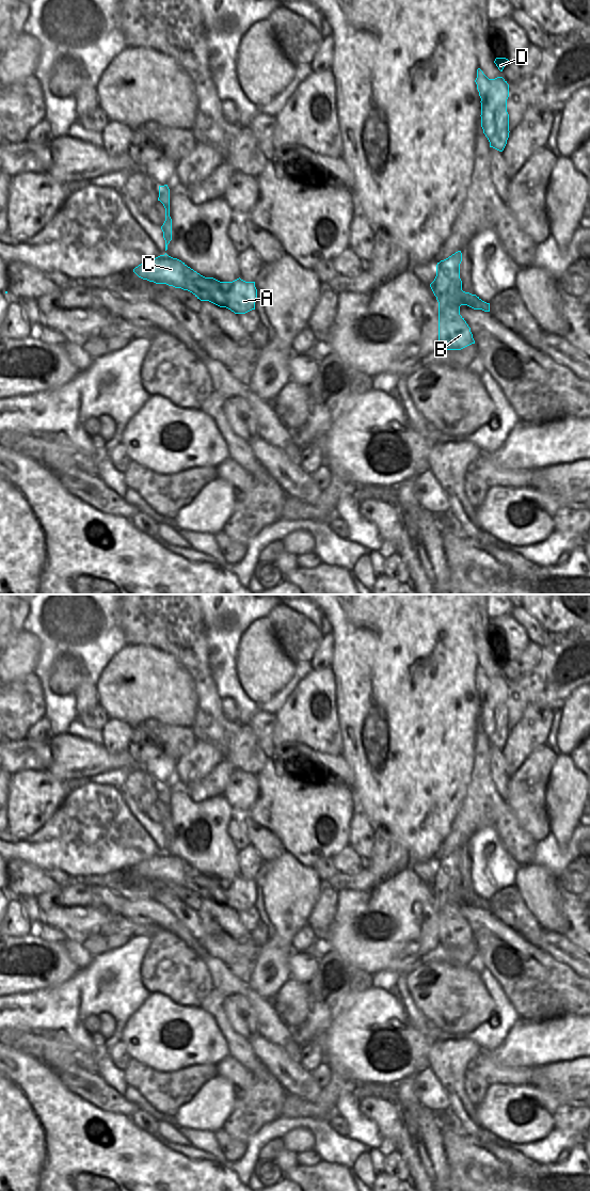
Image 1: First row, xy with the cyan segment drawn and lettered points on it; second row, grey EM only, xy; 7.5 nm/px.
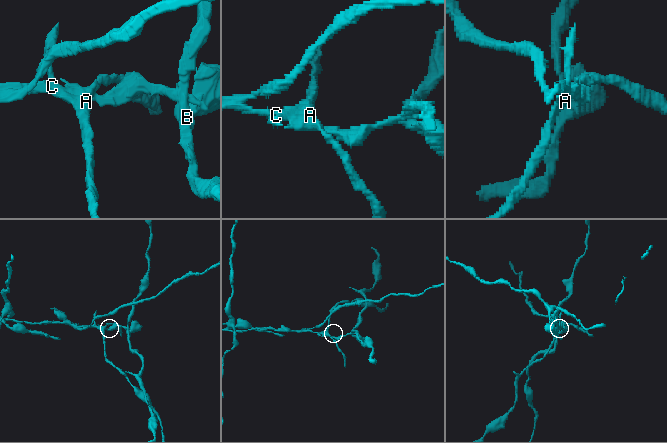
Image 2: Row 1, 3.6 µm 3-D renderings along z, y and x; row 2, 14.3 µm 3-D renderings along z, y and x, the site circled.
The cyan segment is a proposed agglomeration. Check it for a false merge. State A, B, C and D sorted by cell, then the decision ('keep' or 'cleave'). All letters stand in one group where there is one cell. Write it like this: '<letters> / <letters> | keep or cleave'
A C / B D | cleave

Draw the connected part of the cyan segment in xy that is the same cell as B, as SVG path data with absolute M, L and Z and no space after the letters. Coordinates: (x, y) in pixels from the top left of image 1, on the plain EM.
M461 848L456 849L437 862L449 878L446 892L436 894L438 900L438 940L446 948L461 948L475 941L471 925L460 912L462 878L460 876Z

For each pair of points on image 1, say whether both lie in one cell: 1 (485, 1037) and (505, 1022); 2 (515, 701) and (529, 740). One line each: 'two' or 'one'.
1: one
2: two

